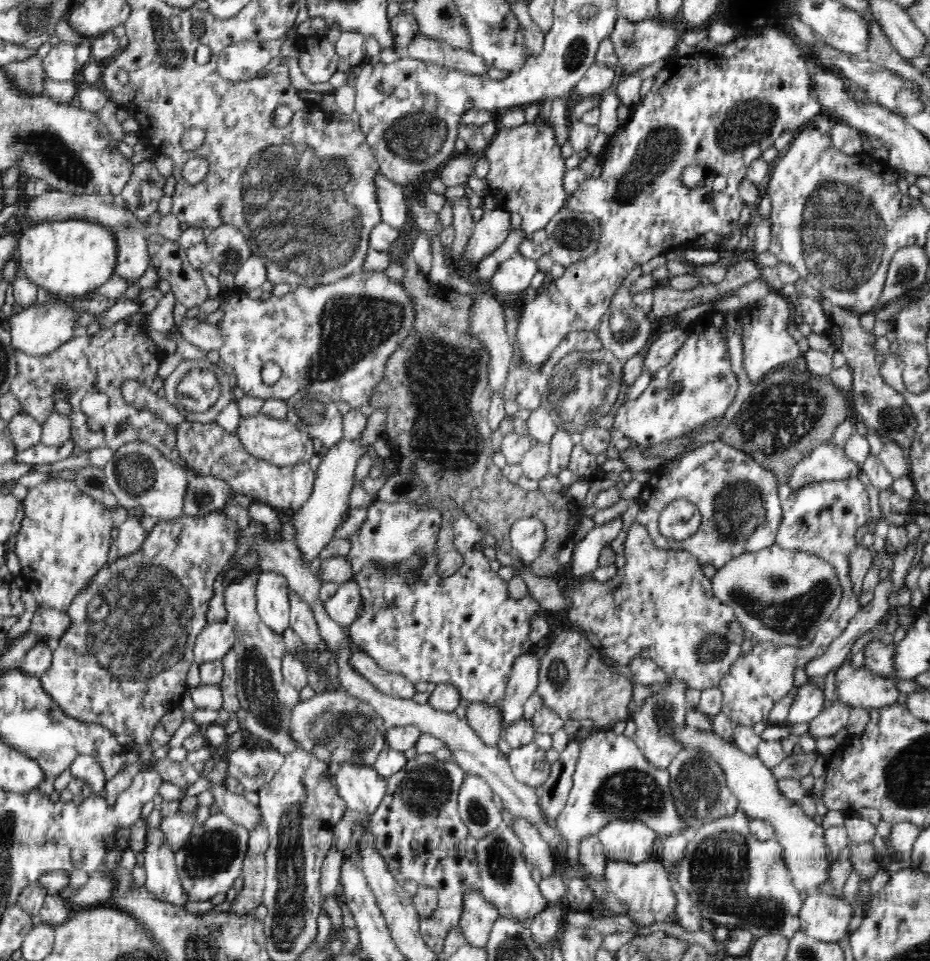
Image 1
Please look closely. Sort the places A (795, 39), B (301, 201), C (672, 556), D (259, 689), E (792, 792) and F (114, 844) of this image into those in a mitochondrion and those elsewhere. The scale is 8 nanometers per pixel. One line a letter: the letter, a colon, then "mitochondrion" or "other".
A: other
B: mitochondrion
C: other
D: mitochondrion
E: other
F: other

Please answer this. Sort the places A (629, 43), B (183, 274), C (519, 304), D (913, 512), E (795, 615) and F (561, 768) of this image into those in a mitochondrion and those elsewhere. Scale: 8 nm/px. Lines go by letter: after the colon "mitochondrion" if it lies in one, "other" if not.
A: mitochondrion
B: other
C: other
D: other
E: mitochondrion
F: other

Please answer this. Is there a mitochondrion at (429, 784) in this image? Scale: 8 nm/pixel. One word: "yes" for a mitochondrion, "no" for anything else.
yes

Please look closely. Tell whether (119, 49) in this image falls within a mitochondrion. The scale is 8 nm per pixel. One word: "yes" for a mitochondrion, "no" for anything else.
no

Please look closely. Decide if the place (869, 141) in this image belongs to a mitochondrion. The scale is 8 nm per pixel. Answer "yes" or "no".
no

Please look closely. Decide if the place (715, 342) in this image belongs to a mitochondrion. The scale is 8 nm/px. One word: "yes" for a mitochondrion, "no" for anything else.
no

